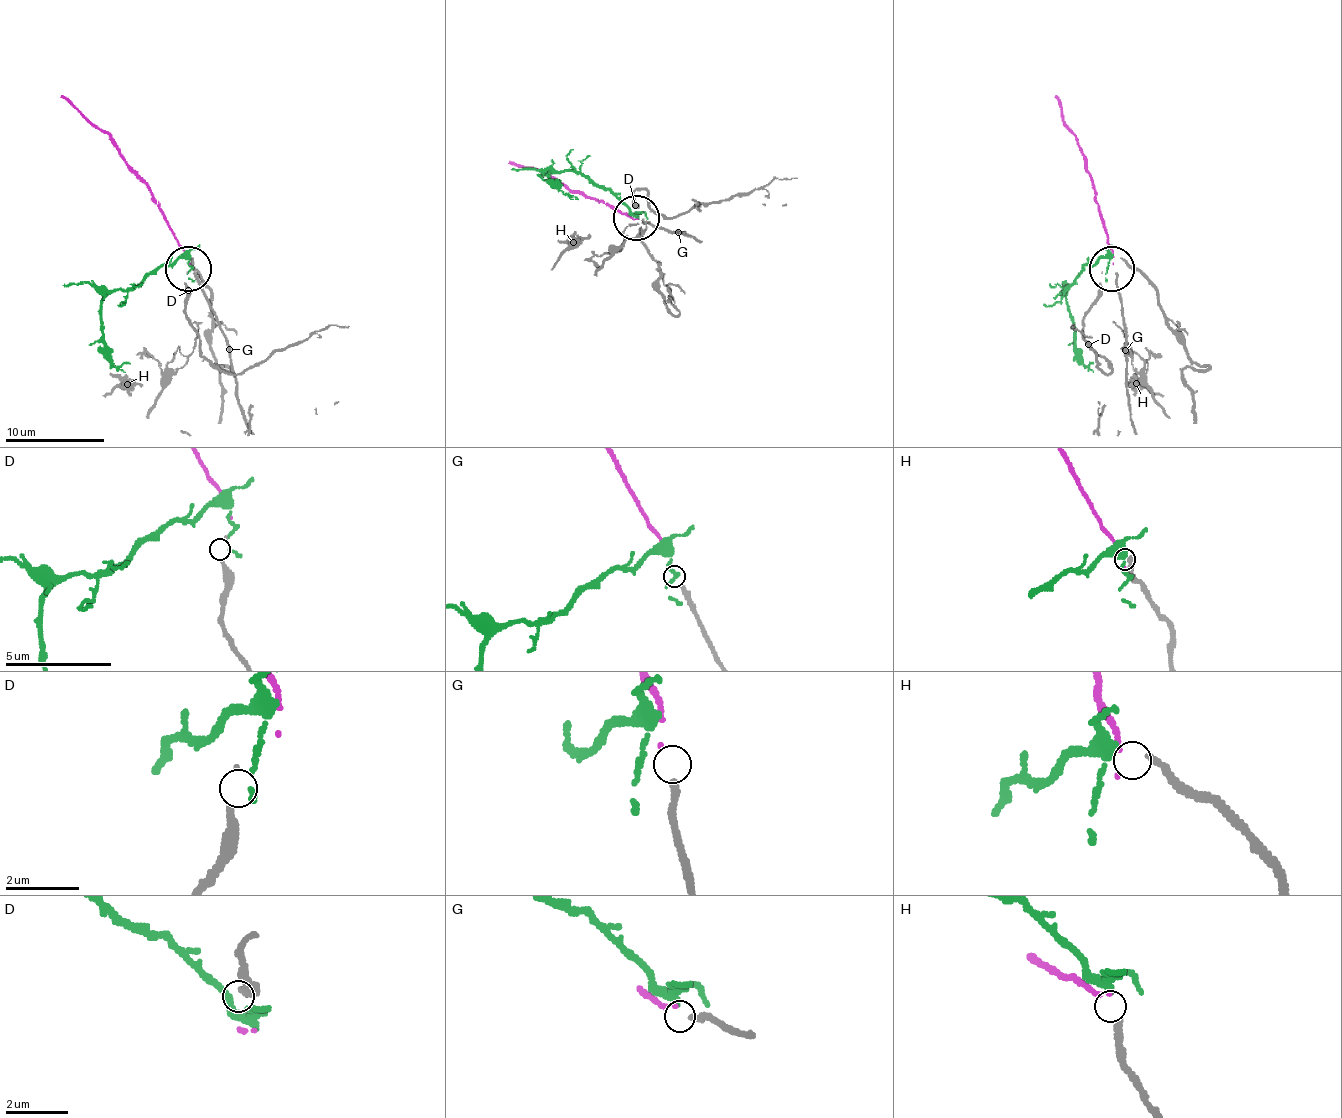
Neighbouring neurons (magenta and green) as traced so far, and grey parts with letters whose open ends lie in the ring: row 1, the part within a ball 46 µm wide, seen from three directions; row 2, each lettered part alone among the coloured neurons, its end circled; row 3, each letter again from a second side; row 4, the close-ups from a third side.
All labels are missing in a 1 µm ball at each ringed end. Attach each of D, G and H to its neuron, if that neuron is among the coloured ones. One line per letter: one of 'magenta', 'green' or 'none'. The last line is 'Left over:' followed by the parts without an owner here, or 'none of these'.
D: none
G: magenta
H: green
Left over: D

